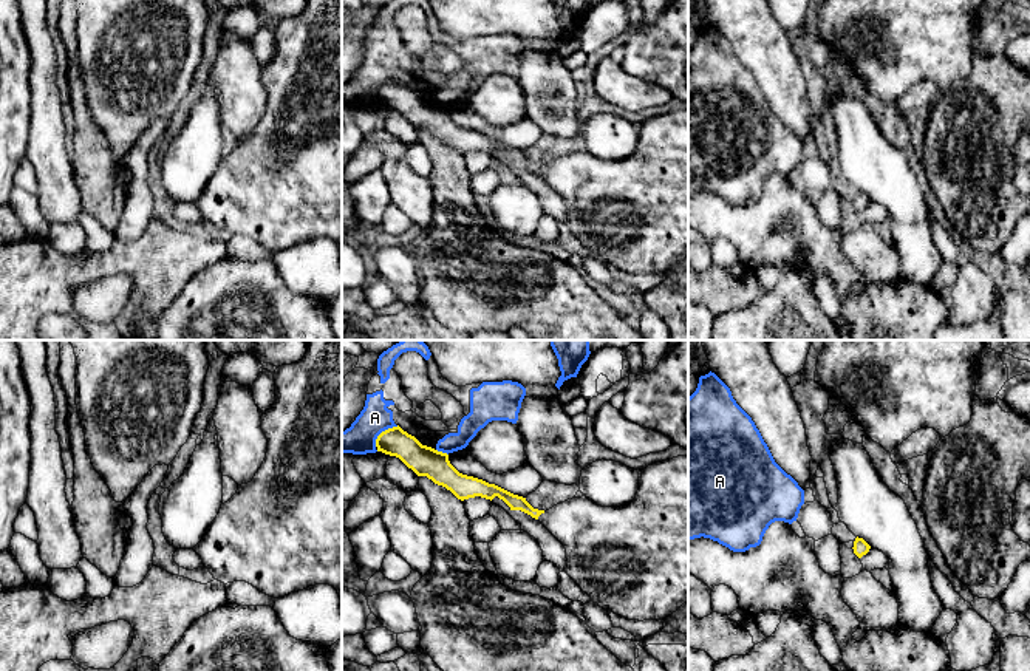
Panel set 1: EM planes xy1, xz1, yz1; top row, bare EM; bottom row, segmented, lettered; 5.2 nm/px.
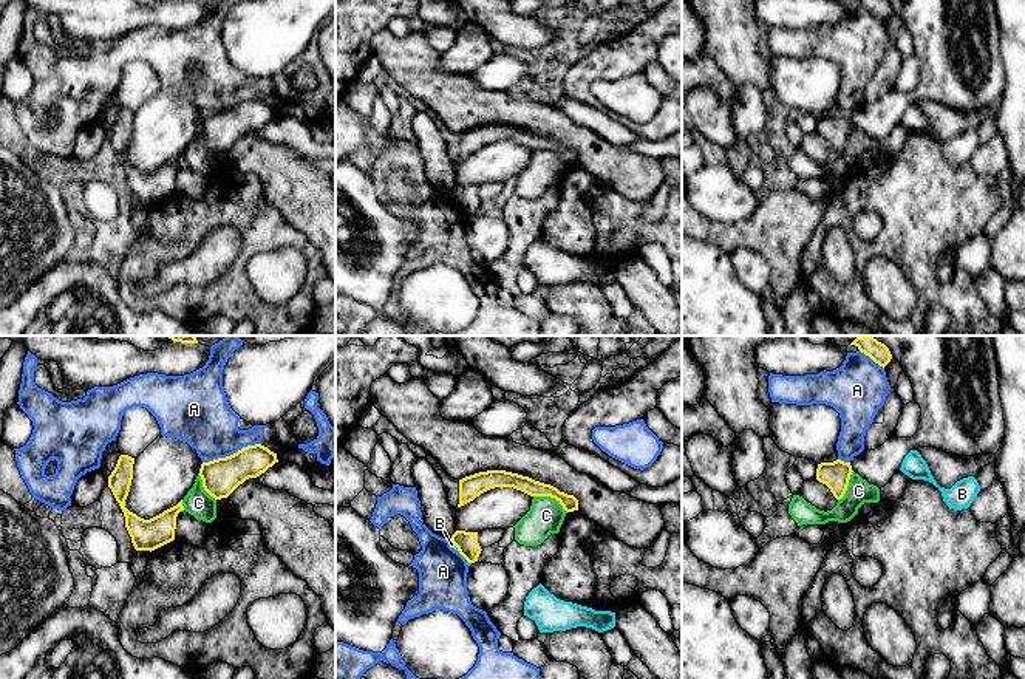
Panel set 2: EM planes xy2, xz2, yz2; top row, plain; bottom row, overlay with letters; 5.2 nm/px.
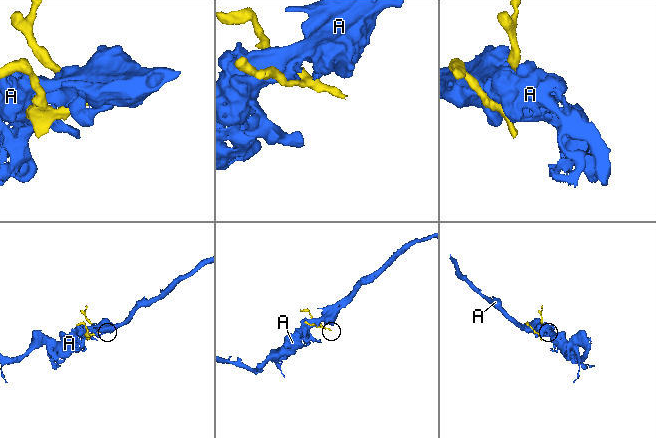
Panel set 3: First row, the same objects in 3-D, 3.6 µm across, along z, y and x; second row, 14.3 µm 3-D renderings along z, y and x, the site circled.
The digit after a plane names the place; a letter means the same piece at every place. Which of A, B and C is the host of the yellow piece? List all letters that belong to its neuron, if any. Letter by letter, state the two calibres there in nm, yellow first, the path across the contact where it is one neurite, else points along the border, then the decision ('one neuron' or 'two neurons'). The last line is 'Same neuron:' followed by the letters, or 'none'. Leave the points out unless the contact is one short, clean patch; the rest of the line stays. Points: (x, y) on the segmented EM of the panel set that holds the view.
A: 190/300 nm | two neurons
B: 120/20 nm | along xz2 (450, 540), (459, 551) | two neurons
C: 90/190 nm | along xz2 (534, 495), (552, 497), (566, 512) | two neurons
Same neuron: none

